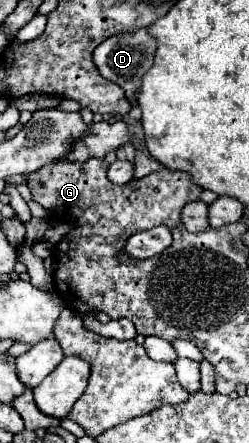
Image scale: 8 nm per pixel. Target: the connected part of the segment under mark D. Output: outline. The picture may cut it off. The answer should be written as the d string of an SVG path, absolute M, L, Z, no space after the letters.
M138 29L132 33L120 33L120 35L114 35L112 39L106 39L104 43L96 47L94 63L104 79L114 81L120 87L124 87L126 95L132 95L130 103L136 103L136 87L140 85L140 75L144 75L144 71L148 71L148 67L152 65L154 49L156 49L156 41L148 35L146 29Z

